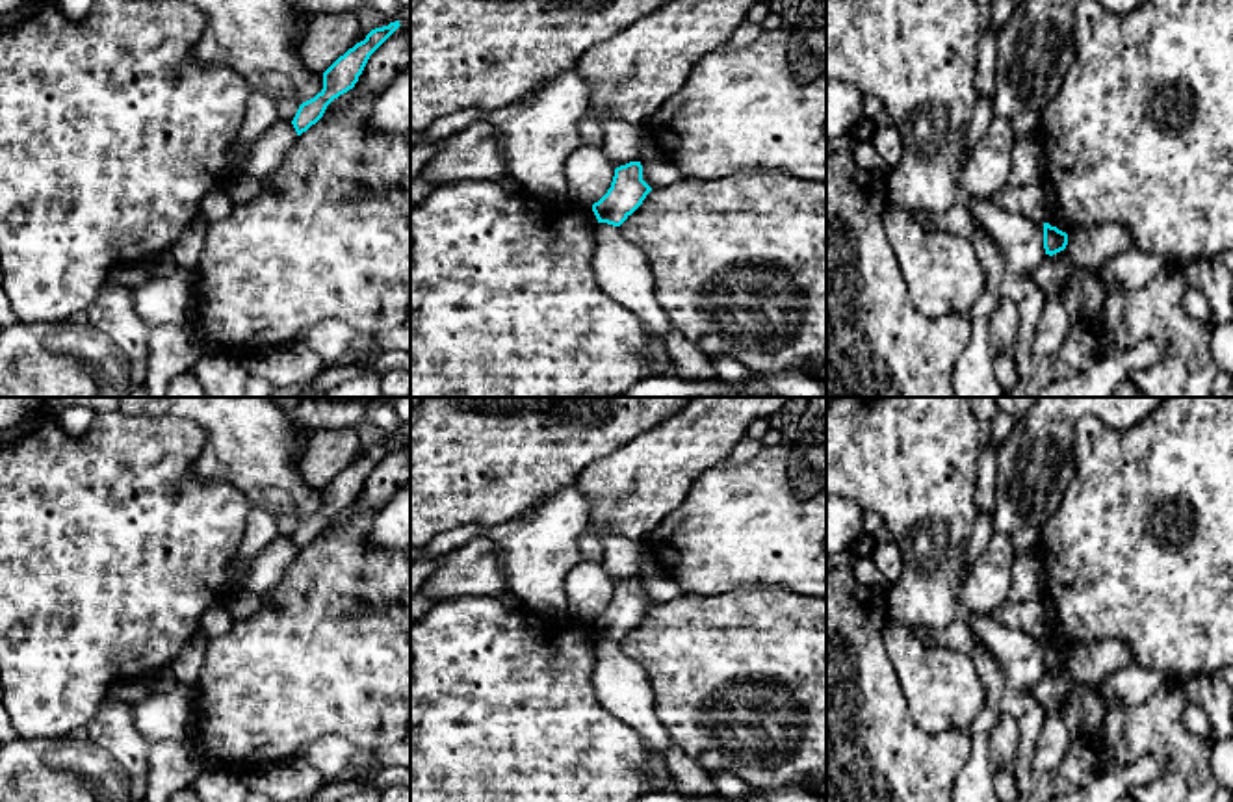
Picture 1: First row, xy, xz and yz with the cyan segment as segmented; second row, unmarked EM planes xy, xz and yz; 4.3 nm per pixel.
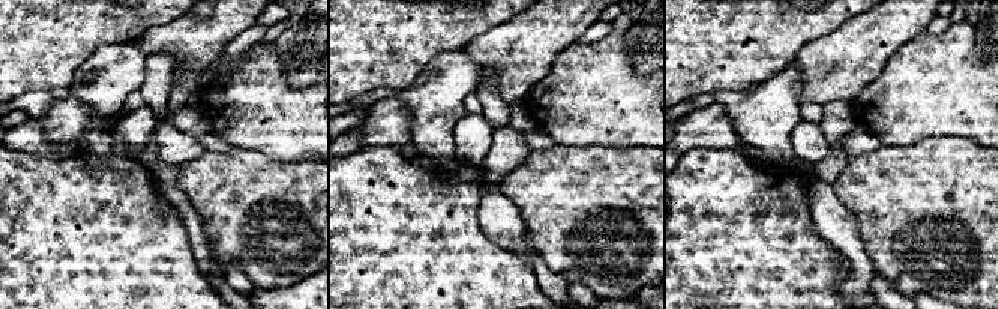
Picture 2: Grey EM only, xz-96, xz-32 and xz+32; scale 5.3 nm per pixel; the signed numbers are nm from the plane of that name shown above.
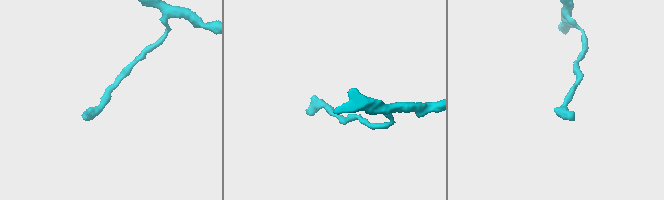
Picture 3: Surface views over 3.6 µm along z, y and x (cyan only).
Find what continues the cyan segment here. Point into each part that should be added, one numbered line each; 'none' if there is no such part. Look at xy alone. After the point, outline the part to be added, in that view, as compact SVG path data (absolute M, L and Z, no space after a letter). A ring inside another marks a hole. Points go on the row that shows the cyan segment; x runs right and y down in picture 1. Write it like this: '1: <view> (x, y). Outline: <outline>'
none

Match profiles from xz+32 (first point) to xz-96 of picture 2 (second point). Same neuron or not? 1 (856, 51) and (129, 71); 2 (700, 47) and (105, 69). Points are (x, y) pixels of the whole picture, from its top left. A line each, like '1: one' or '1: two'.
1: two
2: two

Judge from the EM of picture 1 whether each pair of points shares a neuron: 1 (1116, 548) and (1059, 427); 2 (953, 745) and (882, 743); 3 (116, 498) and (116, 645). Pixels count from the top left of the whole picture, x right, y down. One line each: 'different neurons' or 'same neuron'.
1: different neurons
2: same neuron
3: same neuron

